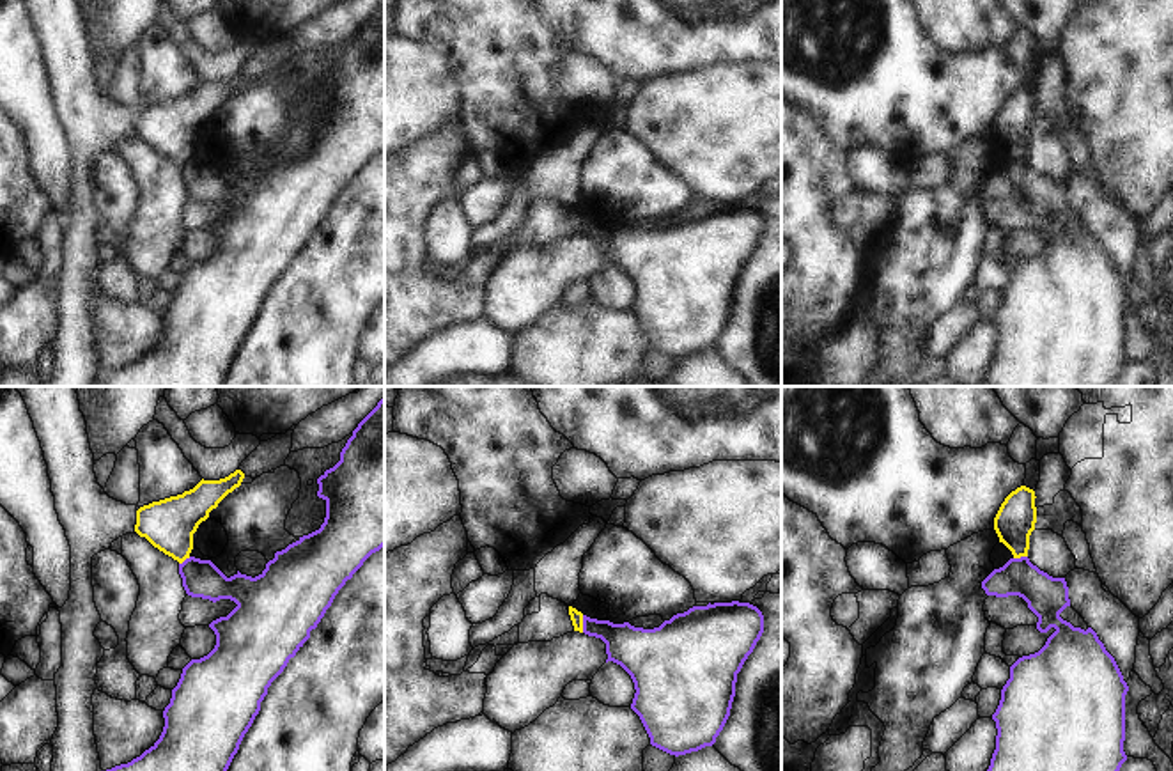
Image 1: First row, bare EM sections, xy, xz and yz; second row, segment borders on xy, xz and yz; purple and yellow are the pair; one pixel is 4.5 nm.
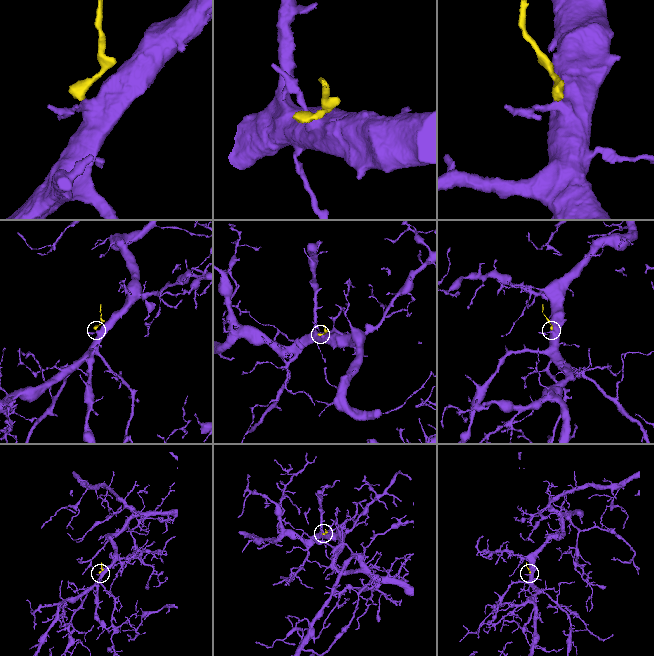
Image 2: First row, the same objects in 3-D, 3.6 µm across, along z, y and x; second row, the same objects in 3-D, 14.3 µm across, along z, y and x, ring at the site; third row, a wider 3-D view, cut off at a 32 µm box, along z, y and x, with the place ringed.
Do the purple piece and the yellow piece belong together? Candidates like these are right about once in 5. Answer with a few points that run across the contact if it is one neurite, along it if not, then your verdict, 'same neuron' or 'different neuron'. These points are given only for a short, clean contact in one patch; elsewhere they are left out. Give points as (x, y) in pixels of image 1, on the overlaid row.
line xz (582, 615), (583, 631); different neuron

